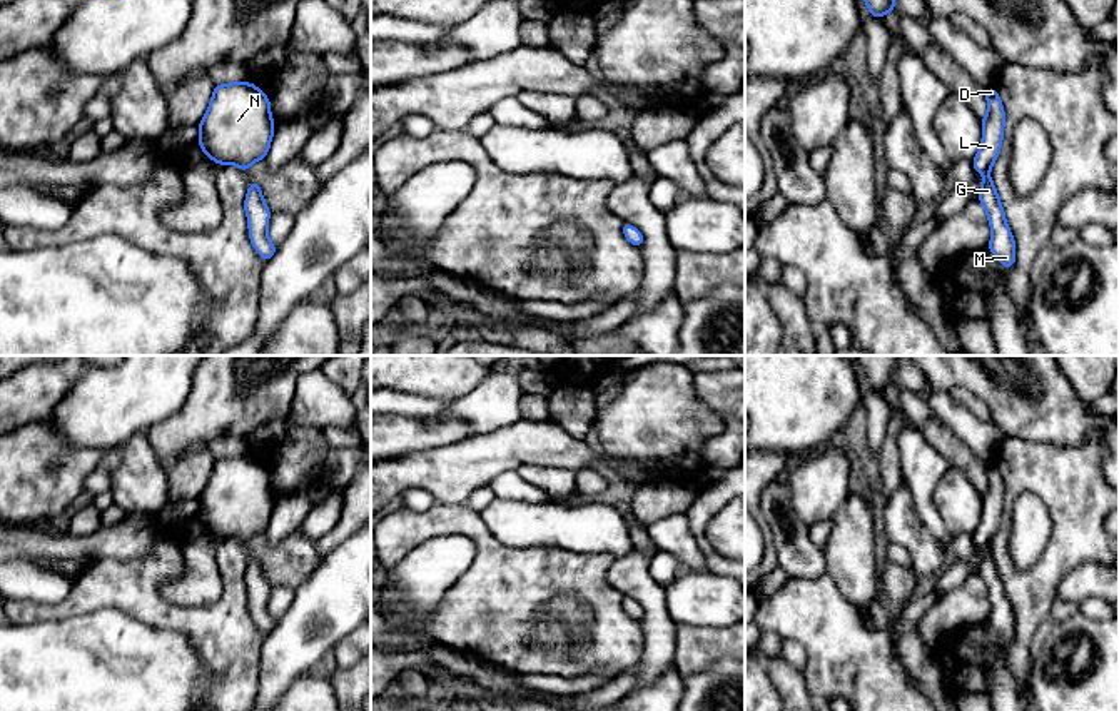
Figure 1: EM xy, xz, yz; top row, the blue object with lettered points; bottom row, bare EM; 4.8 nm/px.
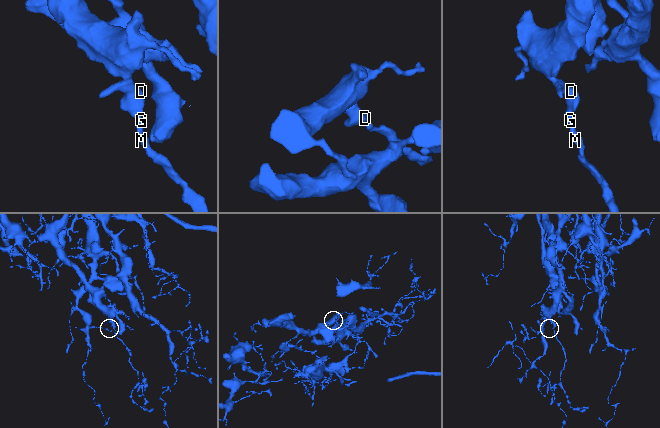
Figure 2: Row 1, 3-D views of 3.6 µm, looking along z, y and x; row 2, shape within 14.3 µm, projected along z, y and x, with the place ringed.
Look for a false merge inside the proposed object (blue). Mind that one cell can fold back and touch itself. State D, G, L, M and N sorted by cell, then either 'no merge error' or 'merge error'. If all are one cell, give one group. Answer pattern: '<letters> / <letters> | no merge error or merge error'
D G L M N | no merge error

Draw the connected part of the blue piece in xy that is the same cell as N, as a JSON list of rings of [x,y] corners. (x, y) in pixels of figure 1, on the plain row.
[[[251,456],[214,459],[209,482],[199,496],[199,521],[207,532],[219,539],[234,537],[242,546],[266,532],[274,509],[274,494],[271,491],[271,476],[266,467]]]

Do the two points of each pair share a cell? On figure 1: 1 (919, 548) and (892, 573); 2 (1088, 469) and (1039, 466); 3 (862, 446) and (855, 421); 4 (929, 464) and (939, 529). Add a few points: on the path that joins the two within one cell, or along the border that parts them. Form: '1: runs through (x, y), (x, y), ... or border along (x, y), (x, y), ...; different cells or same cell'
1: border along (911, 568), (916, 578); different cells
2: runs through (1076, 469), (1051, 469); same cell
3: runs through (855, 439), (855, 428); same cell
4: runs through (926, 481), (927, 513); same cell

